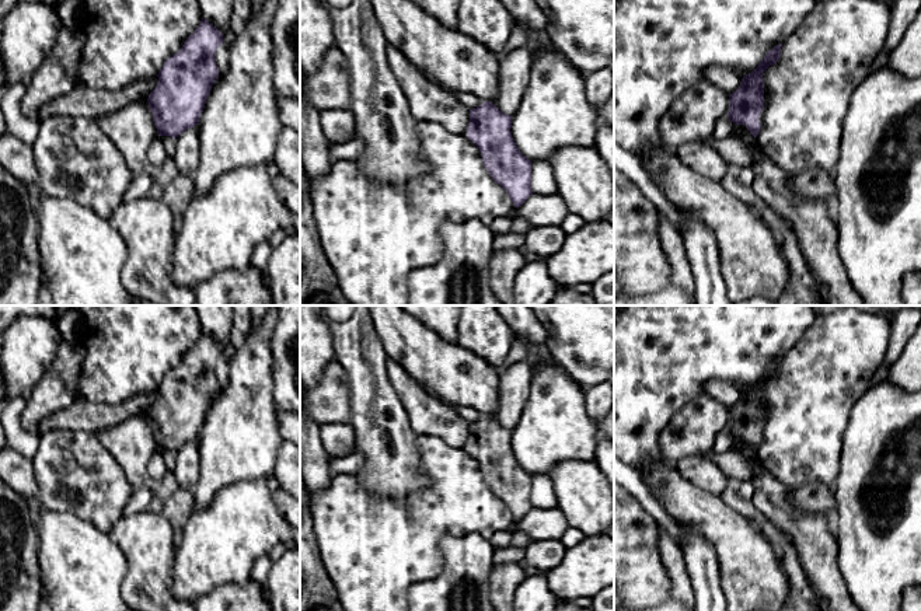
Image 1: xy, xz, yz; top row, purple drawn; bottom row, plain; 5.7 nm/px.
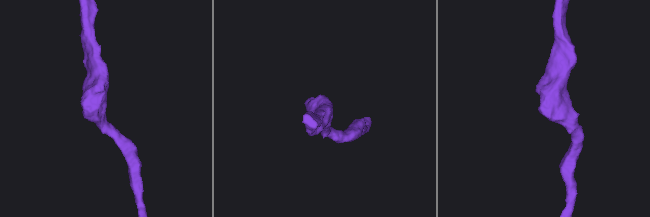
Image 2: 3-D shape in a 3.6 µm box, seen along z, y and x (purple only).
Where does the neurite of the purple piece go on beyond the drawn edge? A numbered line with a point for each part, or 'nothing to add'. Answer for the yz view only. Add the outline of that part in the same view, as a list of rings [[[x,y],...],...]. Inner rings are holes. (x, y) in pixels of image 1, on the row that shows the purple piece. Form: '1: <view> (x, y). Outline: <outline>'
nothing to add

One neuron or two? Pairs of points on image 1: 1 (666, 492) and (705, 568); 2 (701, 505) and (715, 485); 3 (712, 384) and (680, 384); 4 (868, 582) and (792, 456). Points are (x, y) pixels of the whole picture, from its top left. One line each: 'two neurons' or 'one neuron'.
1: two neurons
2: two neurons
3: two neurons
4: two neurons

